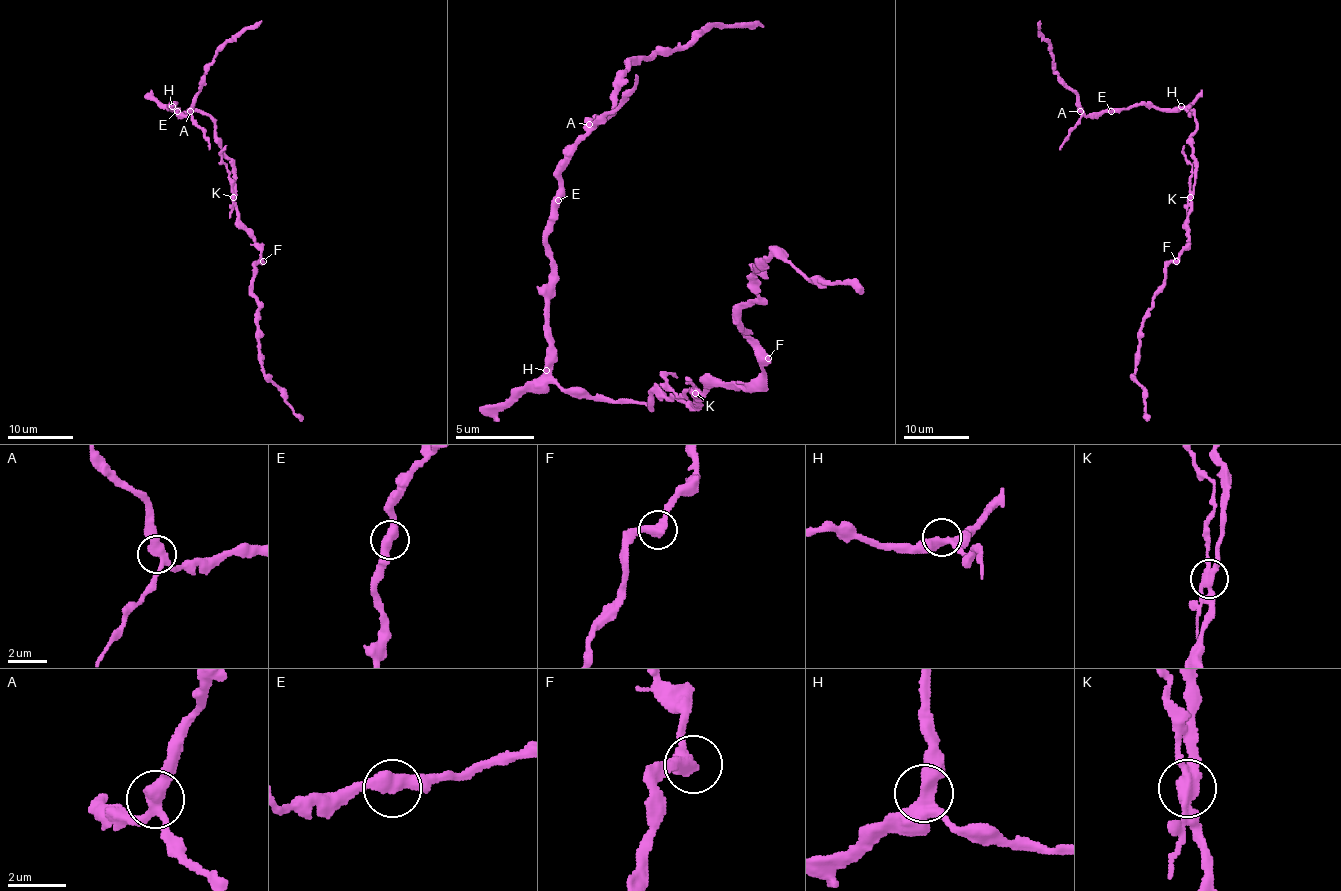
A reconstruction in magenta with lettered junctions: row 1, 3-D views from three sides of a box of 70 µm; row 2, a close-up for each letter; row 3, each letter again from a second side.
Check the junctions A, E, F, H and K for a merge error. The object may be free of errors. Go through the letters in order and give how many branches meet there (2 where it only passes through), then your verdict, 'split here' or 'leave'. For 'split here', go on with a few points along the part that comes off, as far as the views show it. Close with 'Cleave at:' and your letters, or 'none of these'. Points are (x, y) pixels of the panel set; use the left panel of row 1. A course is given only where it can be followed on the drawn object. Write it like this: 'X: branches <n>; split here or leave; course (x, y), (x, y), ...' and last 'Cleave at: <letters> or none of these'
A: branches 3; leave
E: branches 2; leave
F: branches 2; leave
H: branches 3; leave
K: branches 3; split here; course (234, 198), (227, 165), (221, 154), (226, 146)
Cleave at: K

